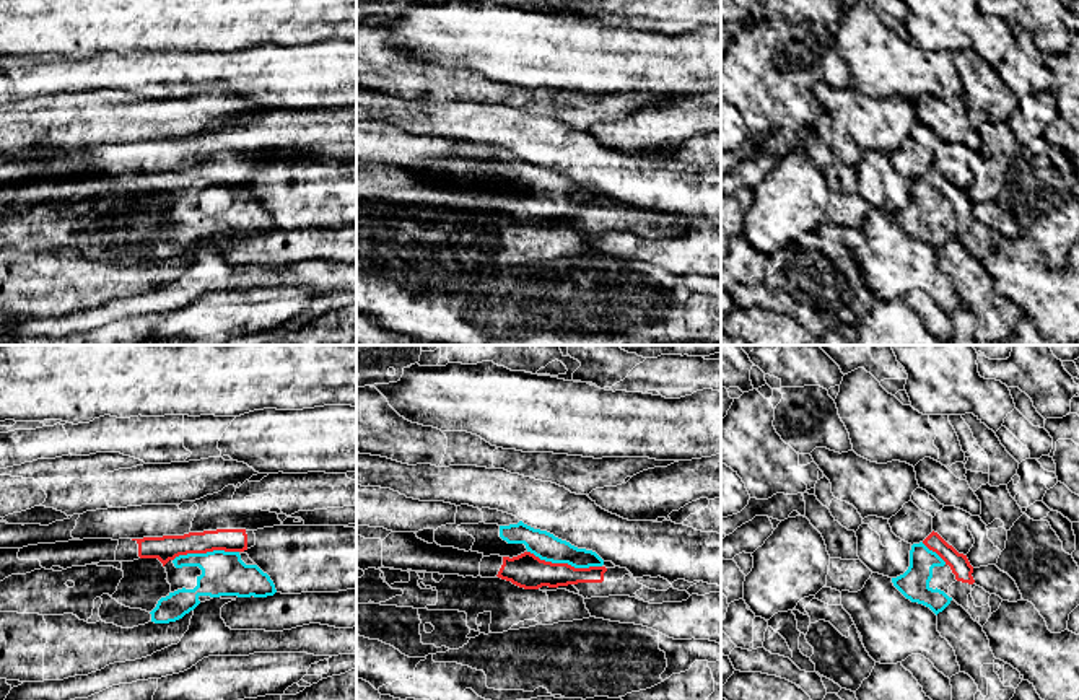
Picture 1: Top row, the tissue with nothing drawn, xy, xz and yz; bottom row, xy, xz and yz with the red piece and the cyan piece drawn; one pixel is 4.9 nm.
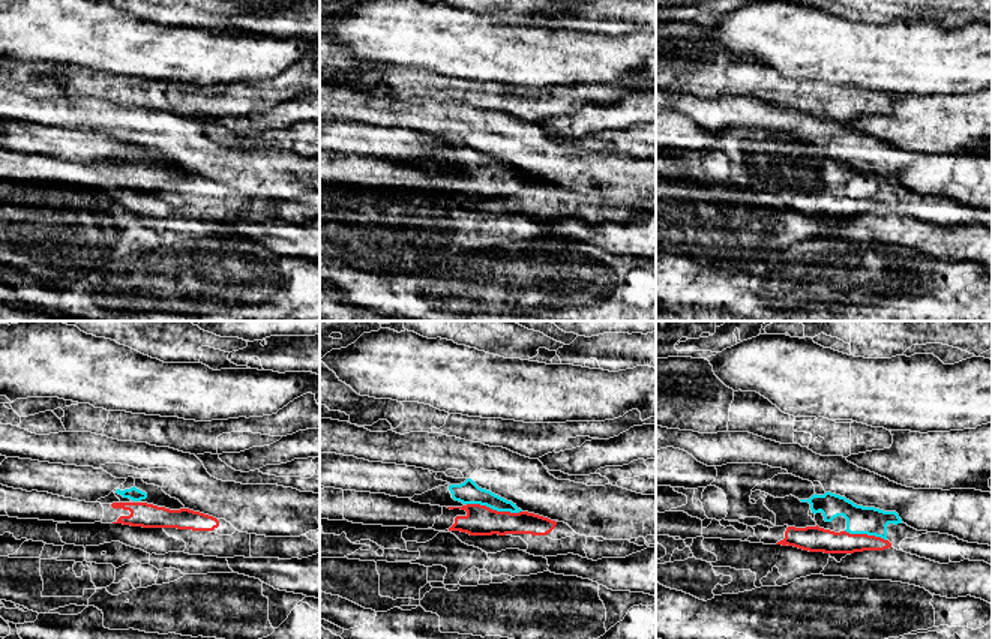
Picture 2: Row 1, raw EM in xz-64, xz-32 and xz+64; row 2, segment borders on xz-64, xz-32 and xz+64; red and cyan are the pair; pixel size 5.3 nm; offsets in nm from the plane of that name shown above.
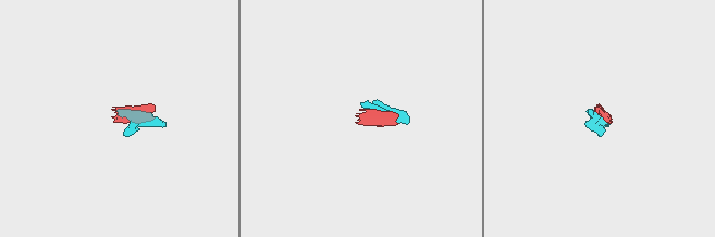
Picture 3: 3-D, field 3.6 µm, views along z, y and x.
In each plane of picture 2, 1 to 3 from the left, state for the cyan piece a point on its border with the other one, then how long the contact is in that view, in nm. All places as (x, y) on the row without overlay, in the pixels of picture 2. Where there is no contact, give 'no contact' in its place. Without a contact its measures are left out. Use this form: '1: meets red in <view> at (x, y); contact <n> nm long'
1: no contact
2: meets red in xz-32 at (494, 174); contact 300 nm long
3: meets red in xz+64 at (866, 198); contact 240 nm long

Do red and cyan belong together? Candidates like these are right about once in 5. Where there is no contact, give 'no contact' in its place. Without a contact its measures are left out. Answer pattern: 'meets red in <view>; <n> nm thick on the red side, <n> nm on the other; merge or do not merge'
meets red in xz; 170 nm thick on the red side, 140 nm on the other; do not merge

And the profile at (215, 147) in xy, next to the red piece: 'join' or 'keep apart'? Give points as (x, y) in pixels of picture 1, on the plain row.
join

